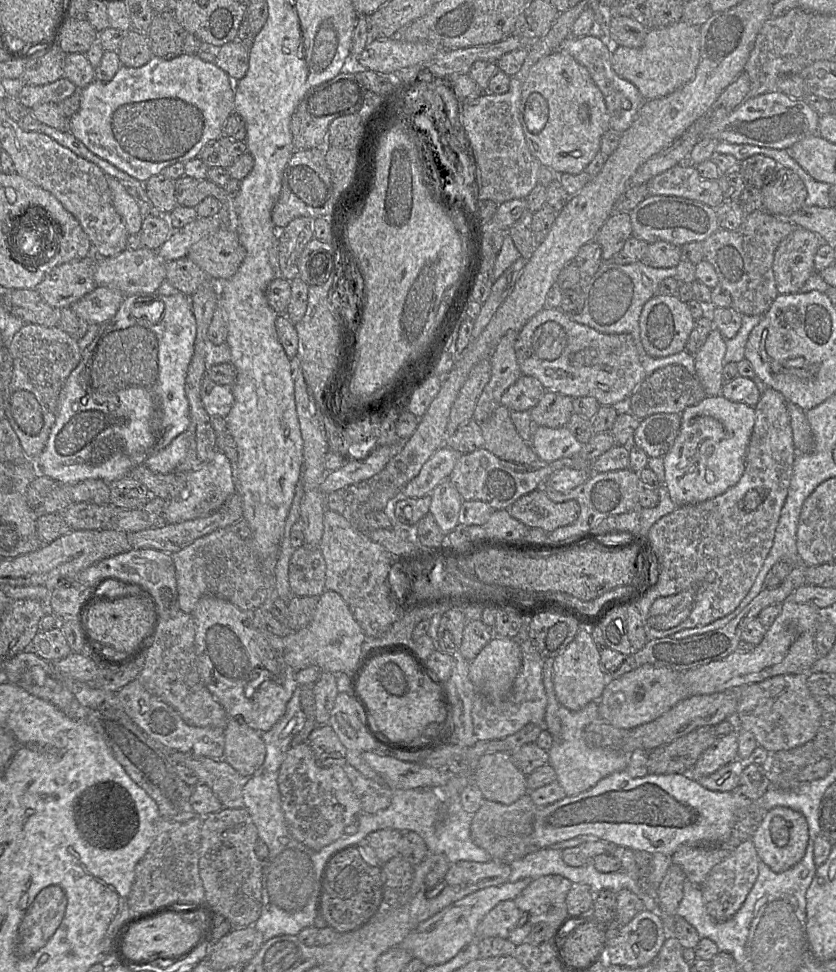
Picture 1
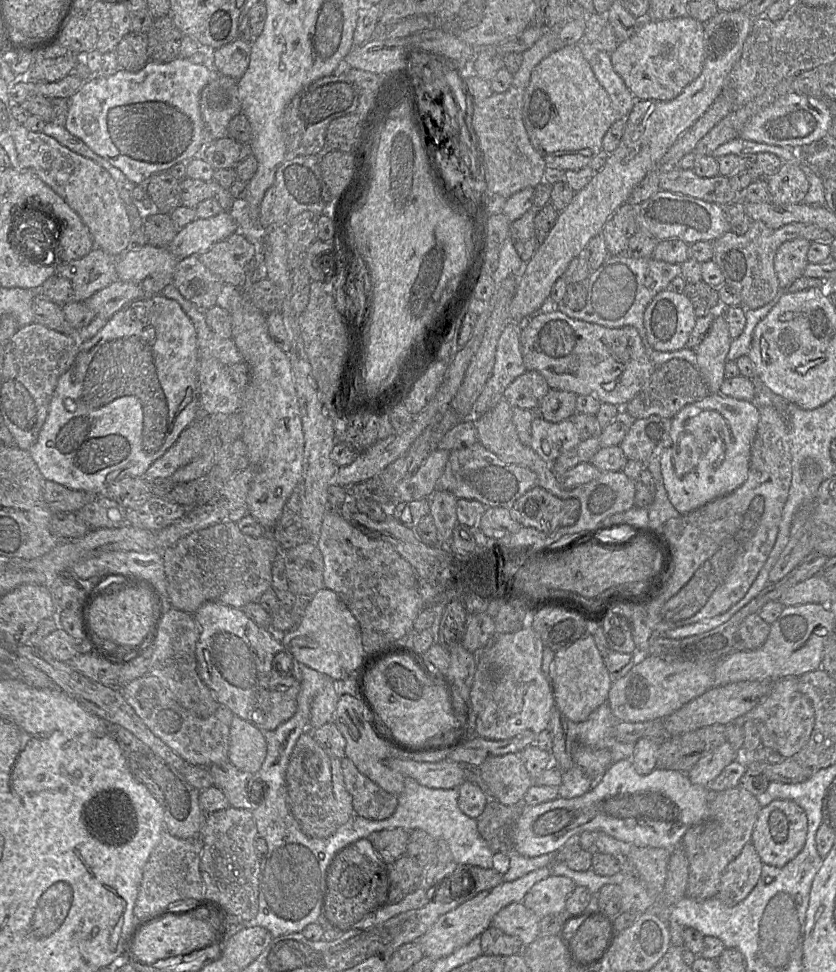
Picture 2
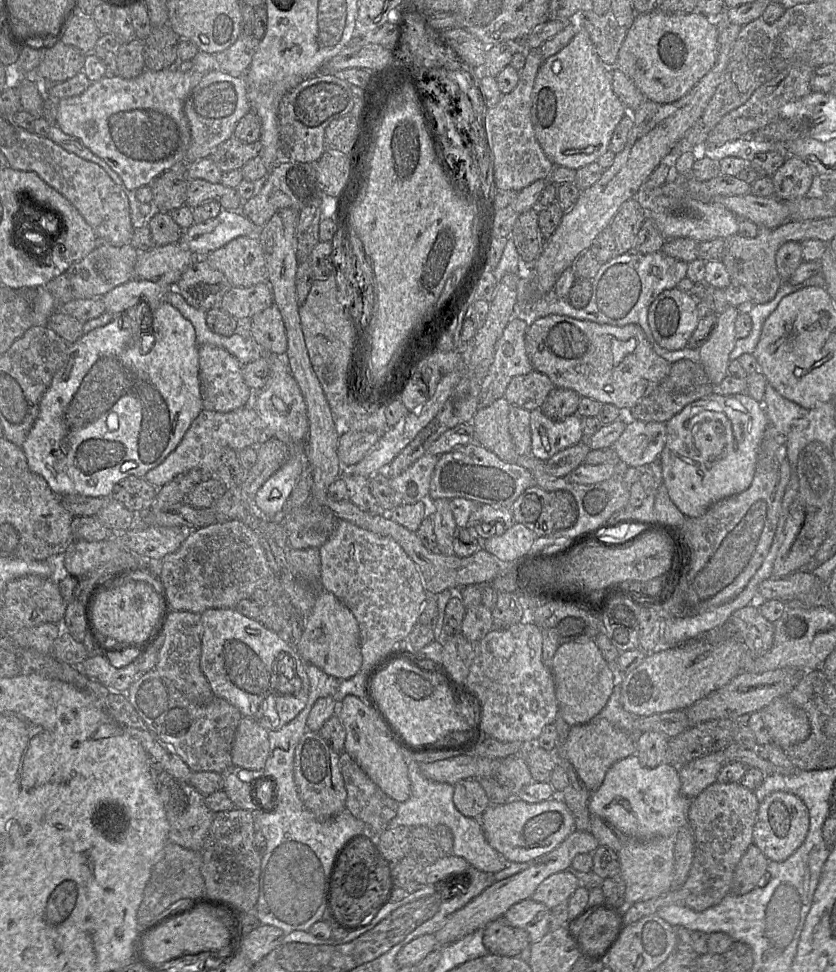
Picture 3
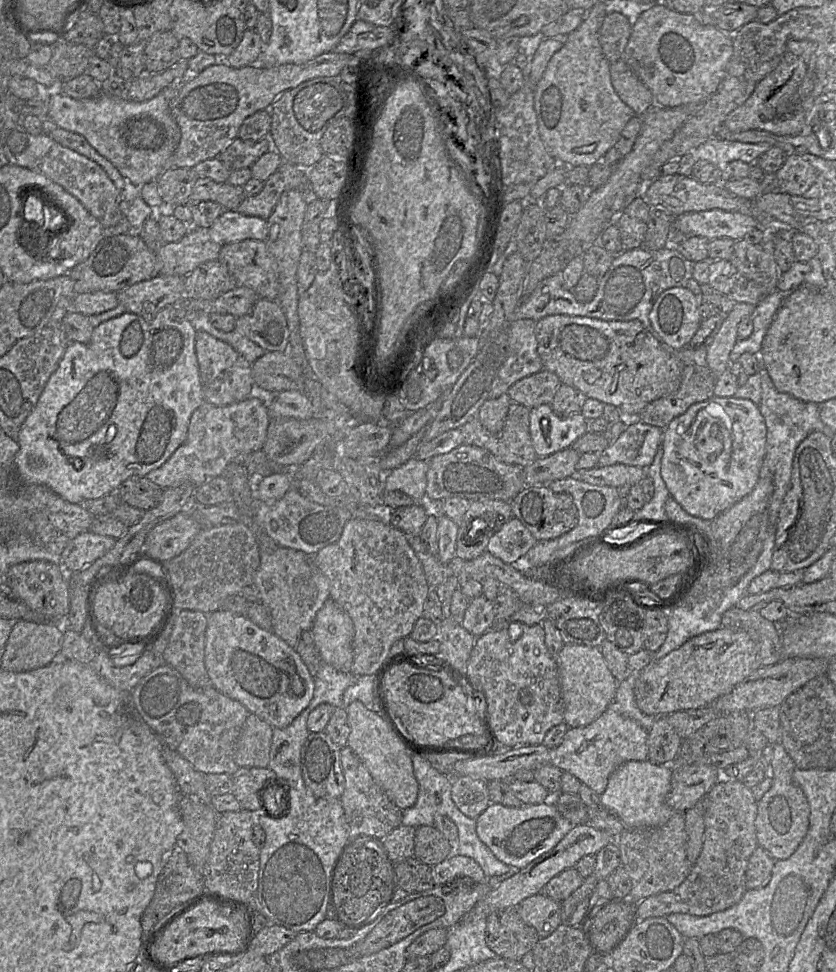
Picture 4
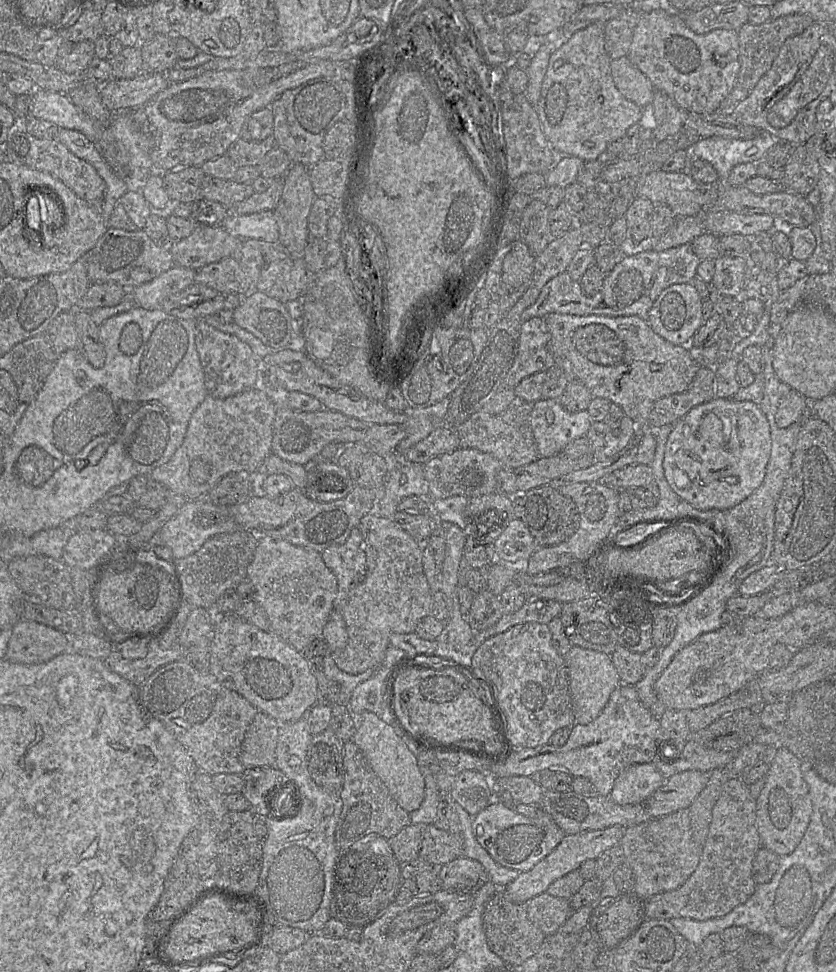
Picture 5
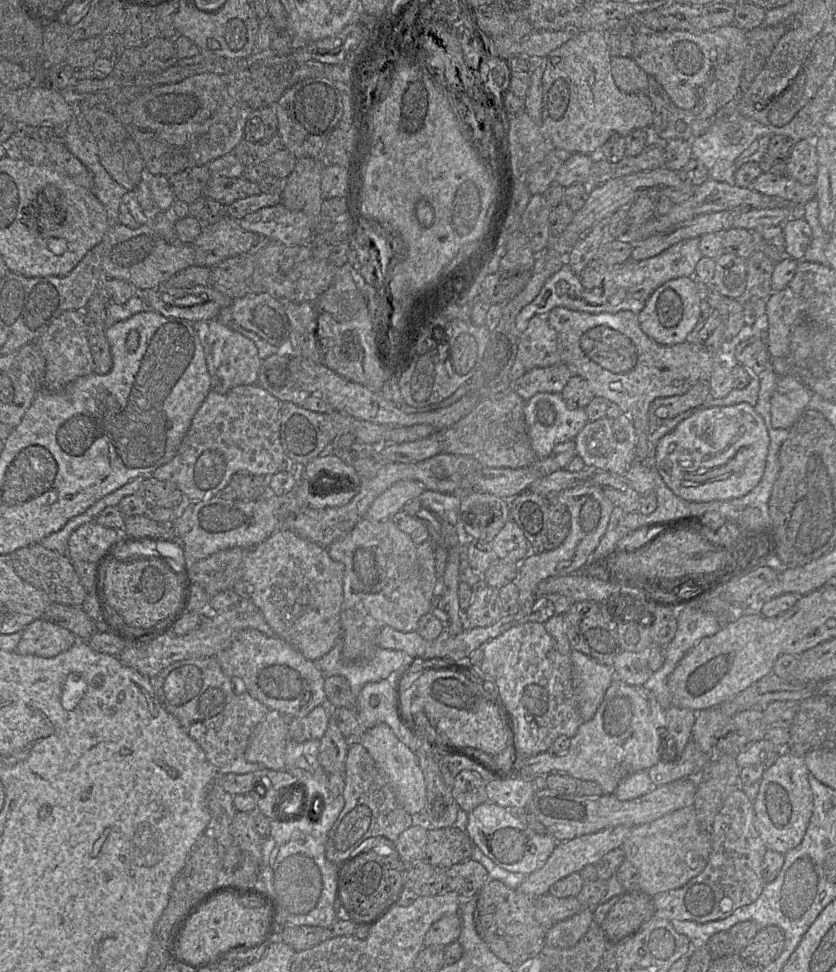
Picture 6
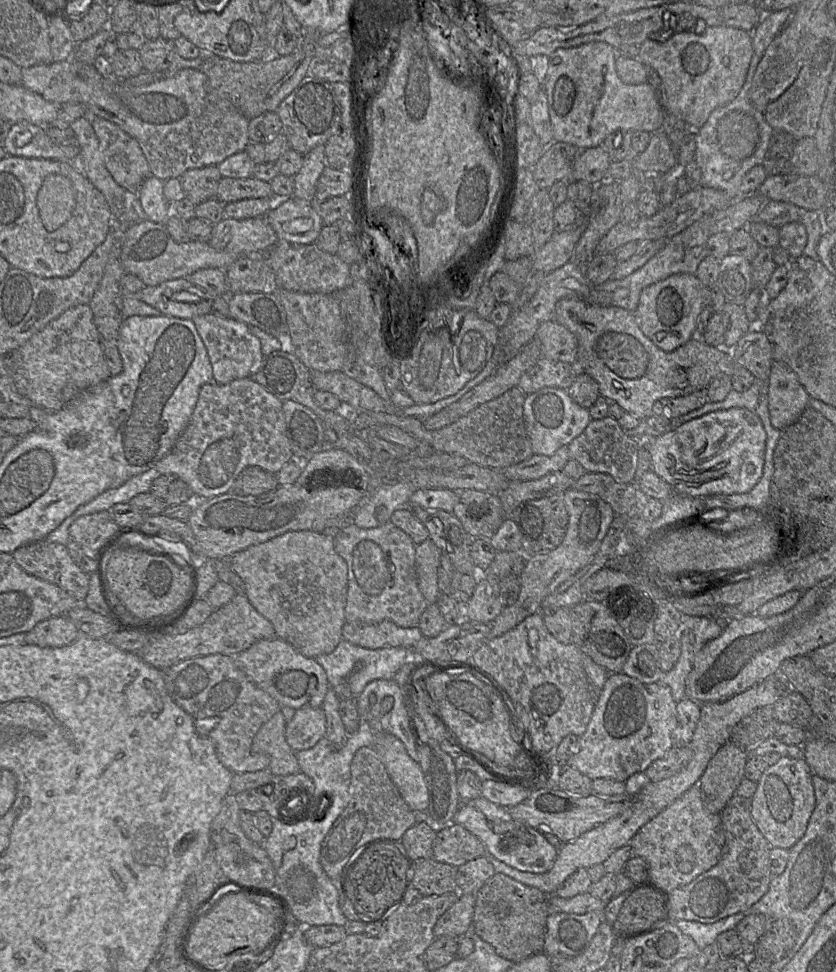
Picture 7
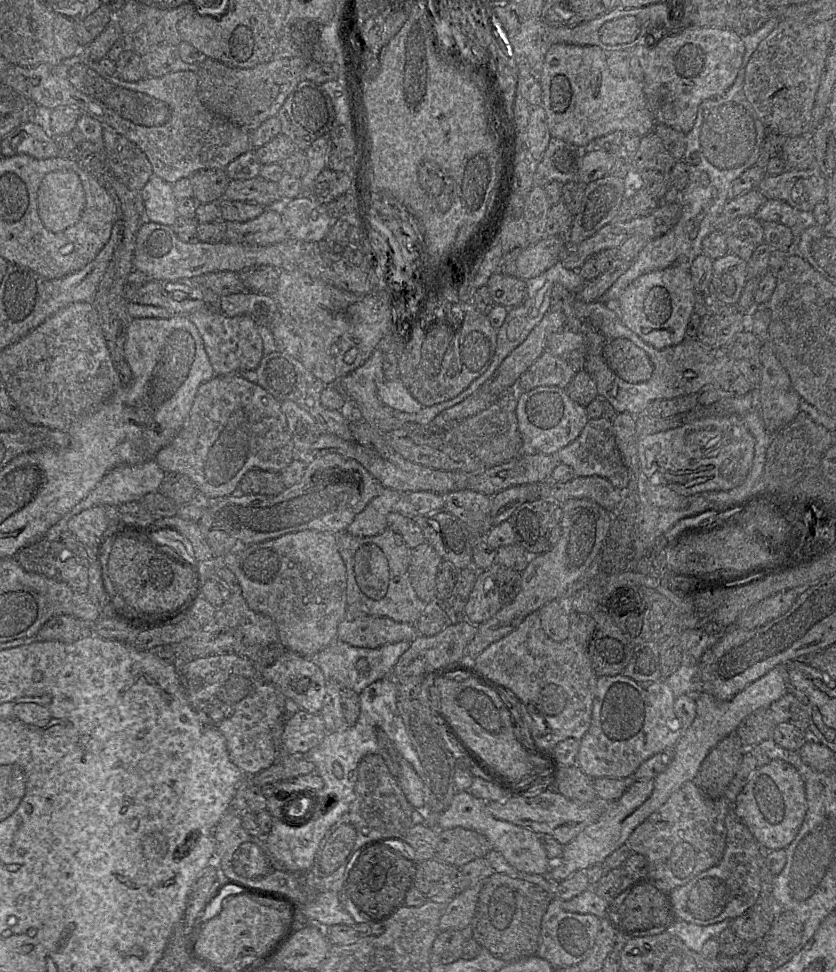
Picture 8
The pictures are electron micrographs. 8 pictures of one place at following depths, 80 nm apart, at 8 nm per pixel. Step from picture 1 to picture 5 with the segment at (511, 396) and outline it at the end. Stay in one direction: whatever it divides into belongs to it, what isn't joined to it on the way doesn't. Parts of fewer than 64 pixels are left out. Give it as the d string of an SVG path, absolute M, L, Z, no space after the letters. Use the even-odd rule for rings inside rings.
M553 366L522 379L513 391L515 396L533 404L540 400L558 400L567 383L566 375Z

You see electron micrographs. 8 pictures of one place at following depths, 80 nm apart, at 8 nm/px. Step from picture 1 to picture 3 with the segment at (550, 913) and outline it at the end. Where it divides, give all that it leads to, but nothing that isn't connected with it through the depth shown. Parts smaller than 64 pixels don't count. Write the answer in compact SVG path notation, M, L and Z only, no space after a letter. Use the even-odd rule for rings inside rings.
M571 871L558 872L542 881L531 899L552 909L567 902L579 886L578 878Z

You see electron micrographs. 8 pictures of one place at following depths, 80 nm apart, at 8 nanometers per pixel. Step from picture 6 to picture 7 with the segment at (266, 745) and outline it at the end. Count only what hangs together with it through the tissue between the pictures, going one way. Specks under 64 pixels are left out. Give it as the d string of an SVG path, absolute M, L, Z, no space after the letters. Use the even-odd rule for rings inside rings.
M281 711L276 712L255 734L251 751L269 757L268 769L273 775L287 776L300 772L295 751L286 741L287 721Z

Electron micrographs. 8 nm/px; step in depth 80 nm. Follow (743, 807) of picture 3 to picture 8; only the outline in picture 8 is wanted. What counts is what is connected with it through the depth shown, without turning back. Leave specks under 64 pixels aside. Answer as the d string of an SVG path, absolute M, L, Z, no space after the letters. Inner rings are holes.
M734 806L725 819L726 848L720 863L699 874L684 886L671 892L677 918L699 925L711 925L734 920L748 912L758 901L762 891L761 855L767 855L747 823L736 813Z

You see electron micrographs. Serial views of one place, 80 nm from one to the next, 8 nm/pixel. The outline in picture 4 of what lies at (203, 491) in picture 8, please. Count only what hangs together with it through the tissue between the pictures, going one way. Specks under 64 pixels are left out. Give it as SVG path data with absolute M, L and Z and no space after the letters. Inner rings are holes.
M257 397L223 407L204 401L191 415L185 442L162 466L150 471L146 477L163 489L183 483L199 487L221 476L229 463L244 465L250 453L262 450L270 422L268 407Z

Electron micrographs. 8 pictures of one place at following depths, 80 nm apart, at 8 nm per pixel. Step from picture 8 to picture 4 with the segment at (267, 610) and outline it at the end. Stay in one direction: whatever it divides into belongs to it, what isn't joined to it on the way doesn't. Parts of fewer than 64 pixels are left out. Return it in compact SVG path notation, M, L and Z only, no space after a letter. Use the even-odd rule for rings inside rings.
M278 547L273 553L260 551L260 564L253 577L253 585L260 594L260 603L269 610L272 631L294 649L302 632L311 630L317 612L330 598L329 580L314 564L312 557L302 551L285 547Z

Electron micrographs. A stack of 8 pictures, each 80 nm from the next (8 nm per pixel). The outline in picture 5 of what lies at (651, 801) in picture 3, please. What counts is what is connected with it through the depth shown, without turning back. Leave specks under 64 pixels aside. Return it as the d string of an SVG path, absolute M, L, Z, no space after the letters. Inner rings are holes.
M653 763L634 764L616 778L609 797L620 805L639 803L650 797L665 781Z

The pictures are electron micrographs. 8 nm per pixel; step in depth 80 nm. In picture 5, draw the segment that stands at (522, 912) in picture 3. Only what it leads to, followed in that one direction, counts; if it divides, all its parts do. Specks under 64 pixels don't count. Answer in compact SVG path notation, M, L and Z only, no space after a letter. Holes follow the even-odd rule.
M544 892L529 900L525 908L529 919L548 936L559 931L573 912L569 900Z

